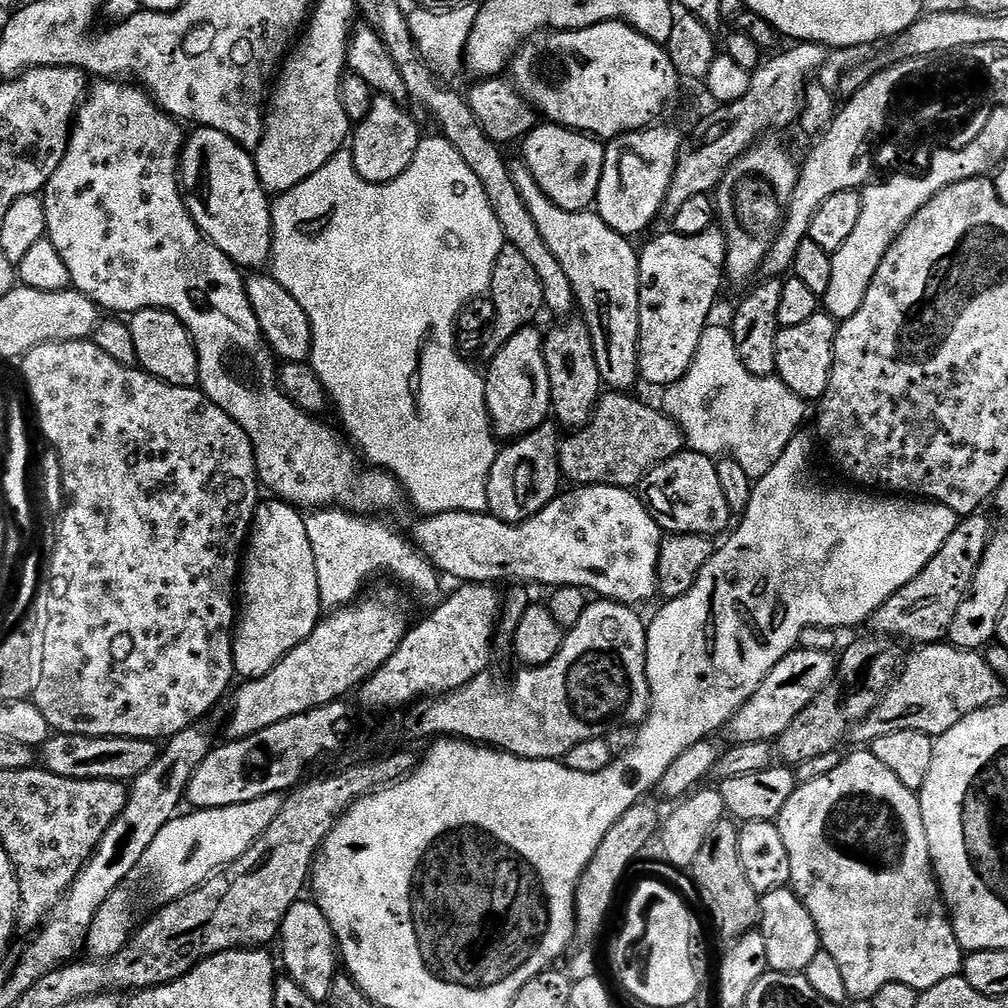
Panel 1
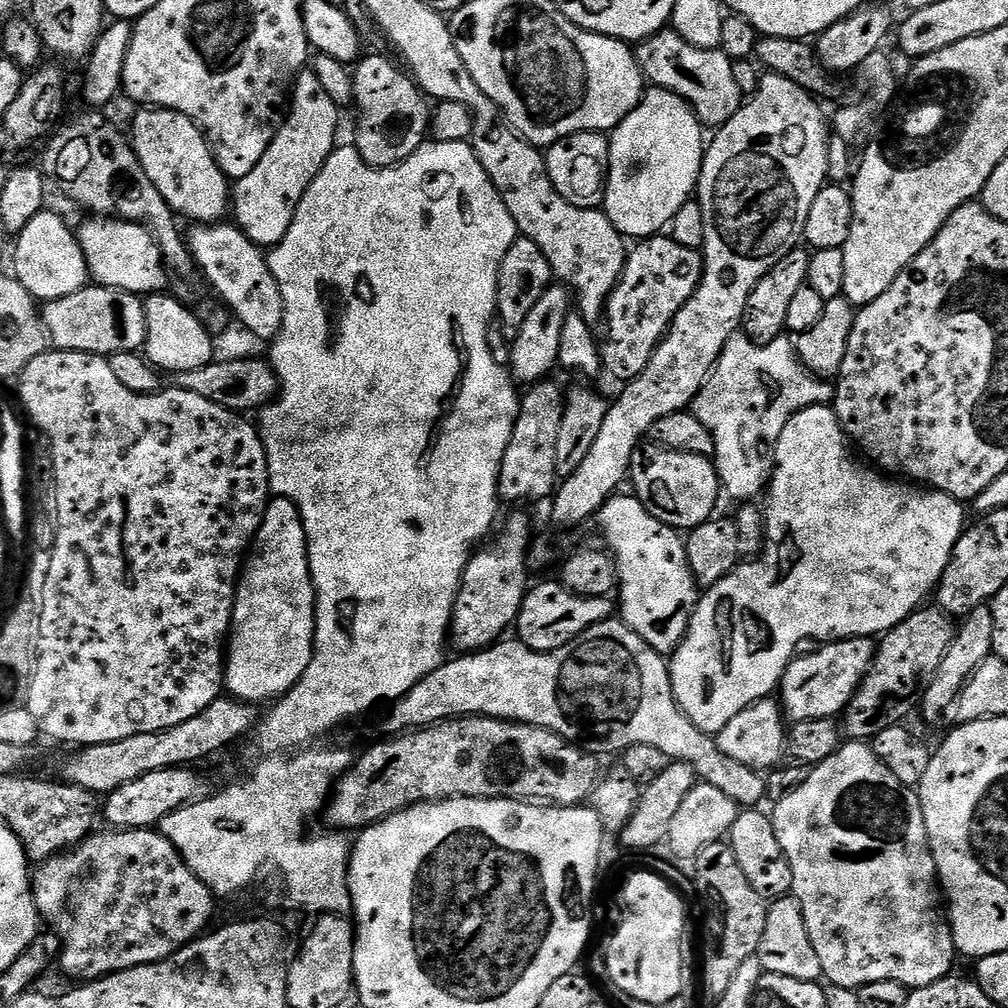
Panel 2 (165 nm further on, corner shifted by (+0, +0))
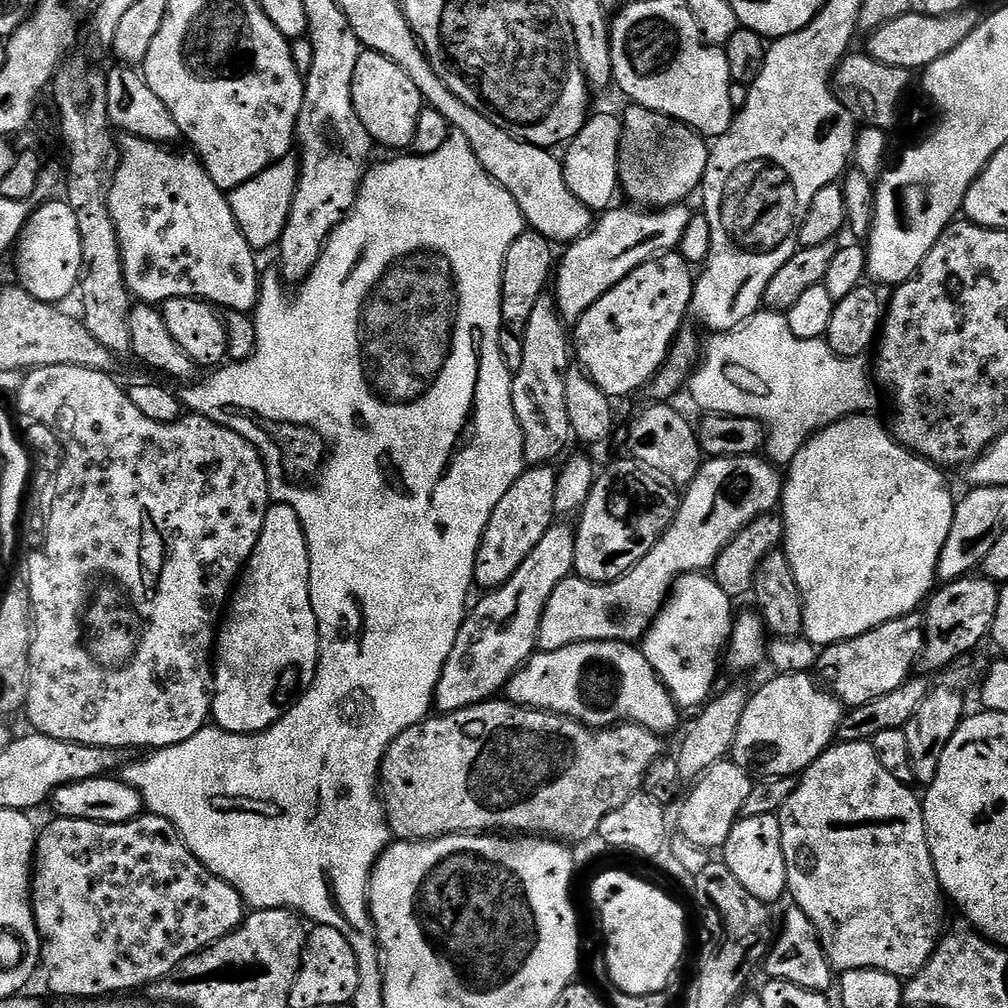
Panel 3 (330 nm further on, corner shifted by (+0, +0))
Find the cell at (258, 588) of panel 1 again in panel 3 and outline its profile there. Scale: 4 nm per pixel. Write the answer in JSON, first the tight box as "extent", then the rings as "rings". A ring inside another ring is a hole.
{"extent":[211,503,320,732],"rings":[[[269,503],[260,541],[235,585],[214,648],[211,719],[227,732],[266,730],[315,680],[320,635],[310,602],[308,543],[290,506]]]}

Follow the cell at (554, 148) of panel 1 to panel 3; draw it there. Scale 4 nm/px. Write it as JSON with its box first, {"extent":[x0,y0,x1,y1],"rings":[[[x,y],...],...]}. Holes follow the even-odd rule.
{"extent":[562,112,624,210],"rings":[[[600,112],[597,114],[589,115],[589,118],[586,123],[582,126],[582,130],[578,130],[578,134],[572,140],[569,140],[566,147],[563,149],[564,156],[562,155],[562,163],[564,166],[564,181],[566,186],[570,186],[570,190],[574,194],[574,198],[578,198],[578,202],[585,204],[587,208],[593,210],[608,210],[613,207],[616,192],[618,196],[618,189],[620,188],[620,136],[624,133],[624,126],[619,115],[611,116],[608,112]]]}

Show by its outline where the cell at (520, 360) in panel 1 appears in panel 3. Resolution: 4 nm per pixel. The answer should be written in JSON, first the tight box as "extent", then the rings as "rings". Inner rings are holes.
{"extent":[554,204,694,325],"rings":[[[674,204],[670,208],[659,210],[641,210],[636,206],[628,208],[613,207],[605,211],[604,216],[593,223],[592,229],[580,240],[573,240],[563,249],[564,257],[559,257],[554,268],[554,295],[560,317],[565,325],[575,325],[576,321],[606,294],[606,290],[614,290],[626,274],[638,270],[646,262],[664,256],[667,252],[675,252],[680,247],[686,234],[686,226],[690,226],[694,212],[684,204]]]}

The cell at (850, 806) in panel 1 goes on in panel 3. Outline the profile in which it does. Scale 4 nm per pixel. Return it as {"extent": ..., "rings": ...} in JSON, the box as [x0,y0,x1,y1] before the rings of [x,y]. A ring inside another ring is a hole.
{"extent":[779,740,946,978],"rings":[[[859,740],[840,747],[844,748],[837,747],[831,754],[816,759],[810,771],[799,777],[786,806],[779,810],[782,854],[786,854],[788,875],[787,895],[790,900],[792,896],[791,903],[814,922],[828,964],[837,973],[882,970],[911,978],[926,966],[946,928],[946,897],[930,854],[924,806],[919,795],[908,792],[912,791],[909,785],[898,782],[898,778],[893,778],[882,767],[871,743]],[[812,808],[824,817],[812,820]]]}

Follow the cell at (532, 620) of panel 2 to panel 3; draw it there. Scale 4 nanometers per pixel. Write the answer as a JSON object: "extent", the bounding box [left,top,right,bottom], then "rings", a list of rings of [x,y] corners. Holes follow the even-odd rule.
{"extent":[538,454,784,651],"rings":[[[760,454],[705,459],[696,477],[683,489],[674,522],[642,562],[609,584],[595,584],[573,574],[554,586],[538,626],[539,651],[562,650],[562,646],[578,642],[643,641],[668,601],[676,579],[688,572],[707,573],[731,540],[746,530],[754,518],[775,513],[784,494],[784,481],[781,469]]]}

